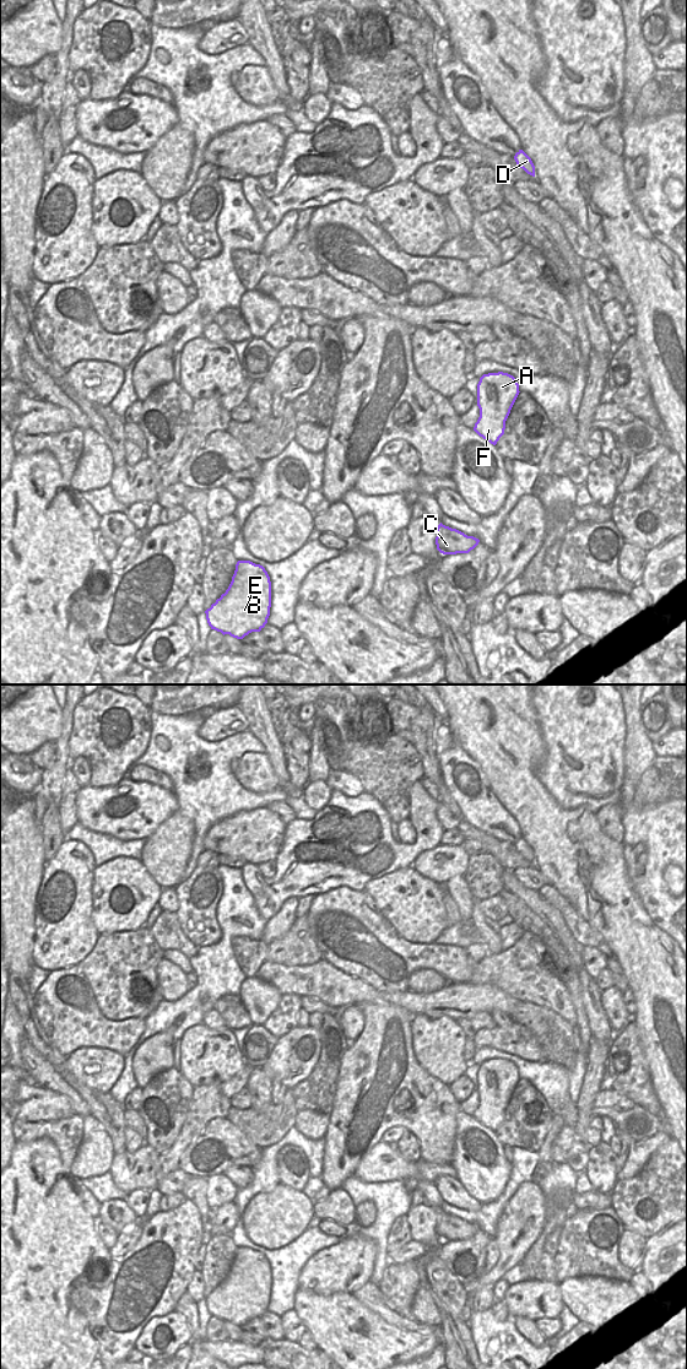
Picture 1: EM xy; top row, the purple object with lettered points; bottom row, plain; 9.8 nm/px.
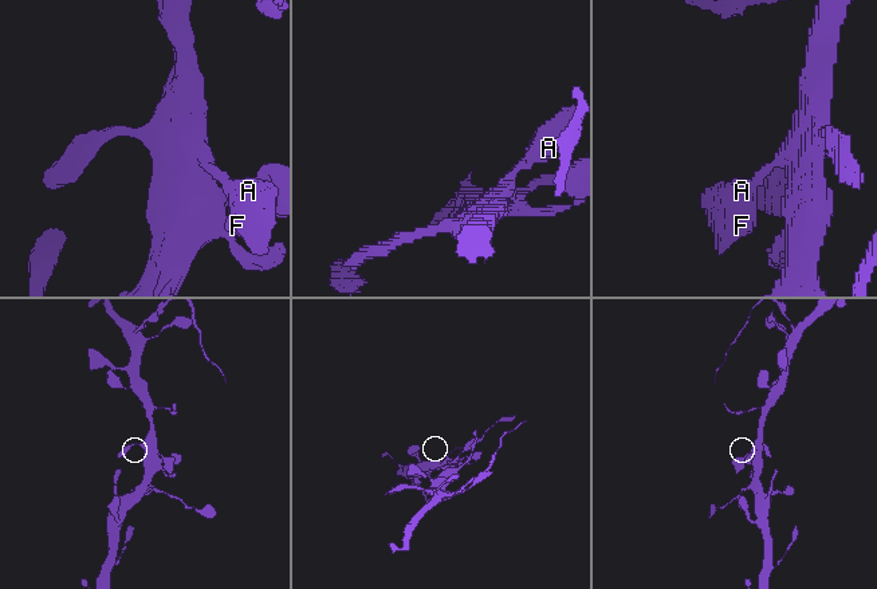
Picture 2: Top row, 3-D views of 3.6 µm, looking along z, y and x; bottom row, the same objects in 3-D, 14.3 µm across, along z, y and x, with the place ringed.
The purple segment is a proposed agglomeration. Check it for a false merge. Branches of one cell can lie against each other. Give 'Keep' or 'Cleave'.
Keep

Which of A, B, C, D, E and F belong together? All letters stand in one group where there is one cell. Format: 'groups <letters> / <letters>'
groups A B C D E F

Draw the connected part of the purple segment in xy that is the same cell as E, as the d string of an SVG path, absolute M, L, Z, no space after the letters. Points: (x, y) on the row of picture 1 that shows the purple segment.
M238 561L228 589L205 613L211 629L243 639L265 627L270 607L271 581L265 568Z

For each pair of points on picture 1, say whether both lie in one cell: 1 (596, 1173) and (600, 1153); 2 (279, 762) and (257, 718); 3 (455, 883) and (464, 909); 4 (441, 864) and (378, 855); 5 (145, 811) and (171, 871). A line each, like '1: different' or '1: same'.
1: same
2: same
3: same
4: different
5: different

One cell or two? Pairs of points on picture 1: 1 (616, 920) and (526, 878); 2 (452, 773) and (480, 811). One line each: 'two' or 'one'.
1: two
2: one

